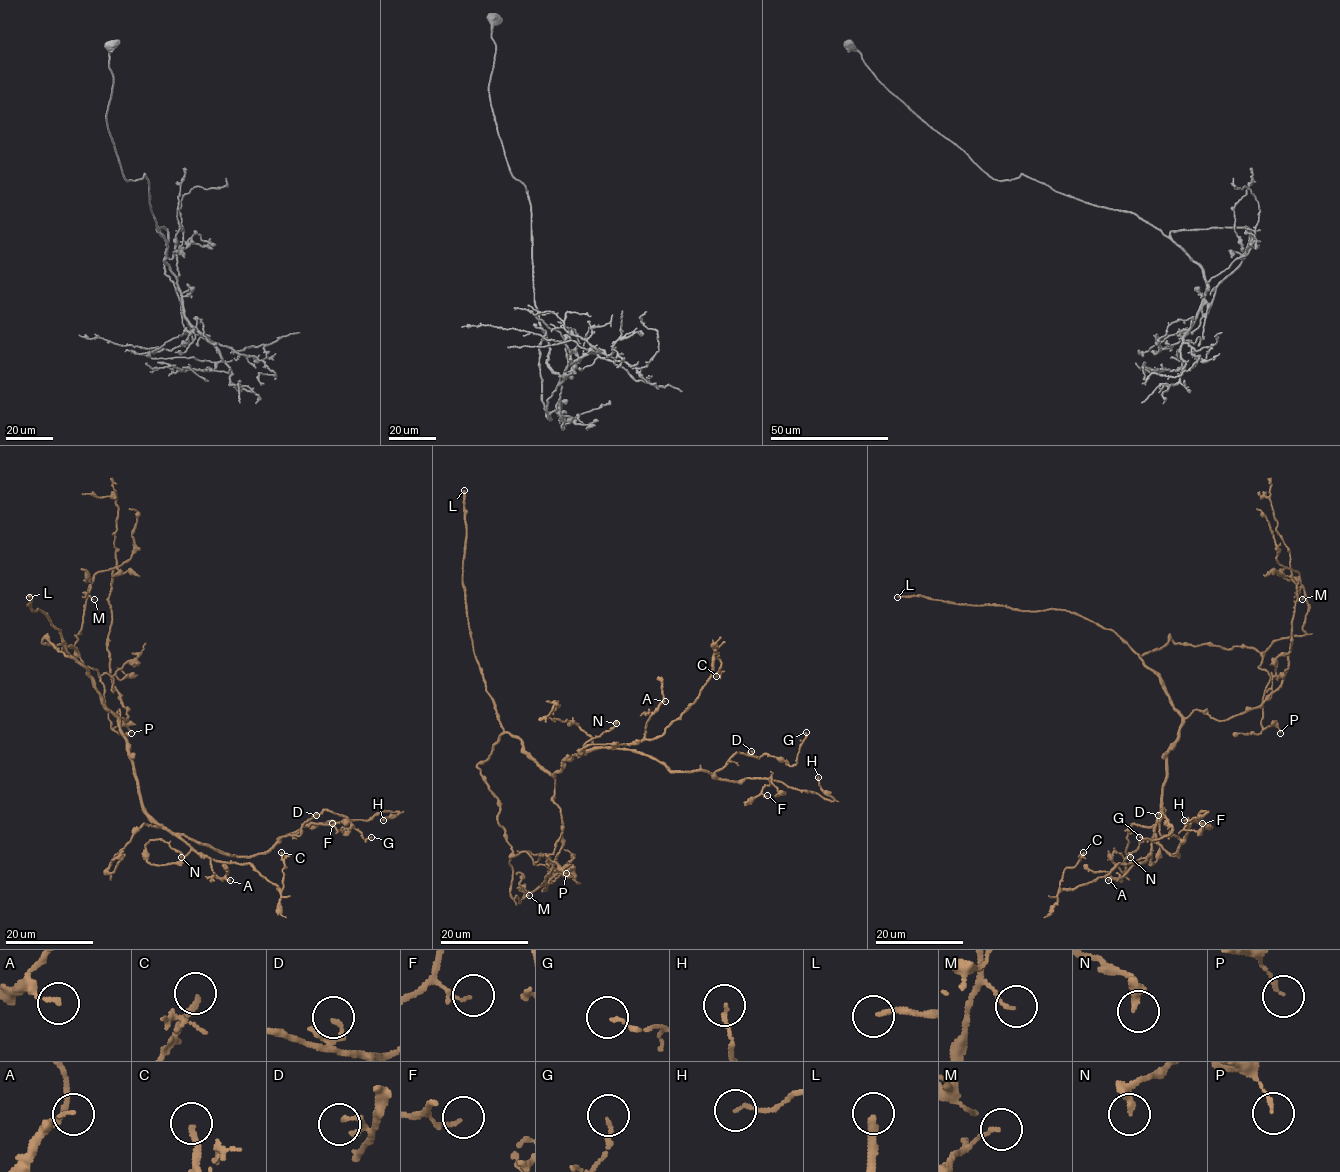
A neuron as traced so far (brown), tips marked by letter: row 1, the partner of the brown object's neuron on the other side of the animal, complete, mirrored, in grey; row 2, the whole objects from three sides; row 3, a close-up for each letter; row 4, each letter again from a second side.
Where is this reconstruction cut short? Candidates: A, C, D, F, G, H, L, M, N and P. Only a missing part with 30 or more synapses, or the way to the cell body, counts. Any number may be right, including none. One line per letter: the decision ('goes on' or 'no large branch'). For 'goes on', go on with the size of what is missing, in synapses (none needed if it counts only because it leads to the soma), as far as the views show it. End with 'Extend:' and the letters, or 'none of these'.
A: no large branch
C: no large branch
D: no large branch
F: no large branch
G: no large branch
H: no large branch
L: goes on
M: no large branch
N: no large branch
P: no large branch
Extend: L

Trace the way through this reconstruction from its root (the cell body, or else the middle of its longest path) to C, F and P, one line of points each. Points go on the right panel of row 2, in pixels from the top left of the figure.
C: (1177, 739), (1166, 754), (1162, 811), (1147, 860), (1118, 864), (1105, 876), (1060, 889), (1062, 873), (1083, 852)
F: (1177, 739), (1166, 754), (1155, 838), (1169, 853), (1178, 856), (1177, 847), (1188, 831), (1185, 823), (1202, 823)
P: (1177, 739), (1182, 716), (1140, 659), (1170, 638), (1256, 649), (1258, 667), (1270, 677), (1261, 725), (1280, 733)

